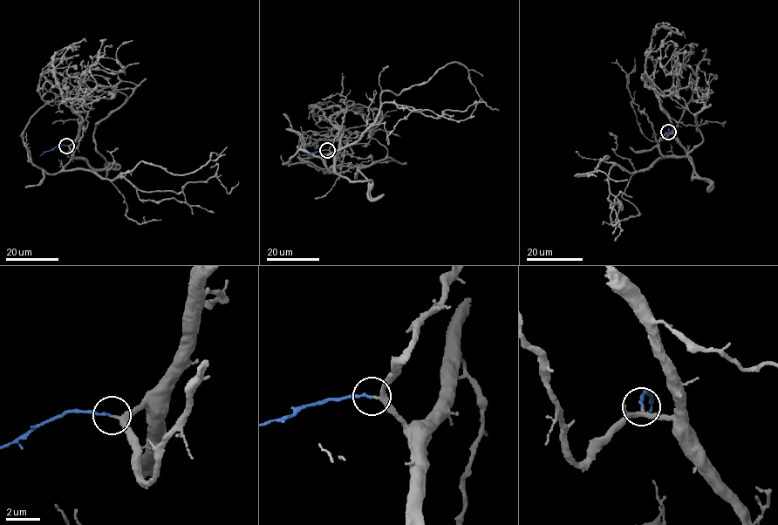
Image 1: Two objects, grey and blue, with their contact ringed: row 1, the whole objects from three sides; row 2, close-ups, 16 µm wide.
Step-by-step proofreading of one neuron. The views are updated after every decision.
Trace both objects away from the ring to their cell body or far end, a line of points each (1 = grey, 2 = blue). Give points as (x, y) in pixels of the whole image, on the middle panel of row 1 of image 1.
1: (327, 150), (332, 173), (325, 158), (371, 126), (382, 92), (398, 94), (450, 63), (467, 70), (486, 104)
2: (327, 150), (300, 155)

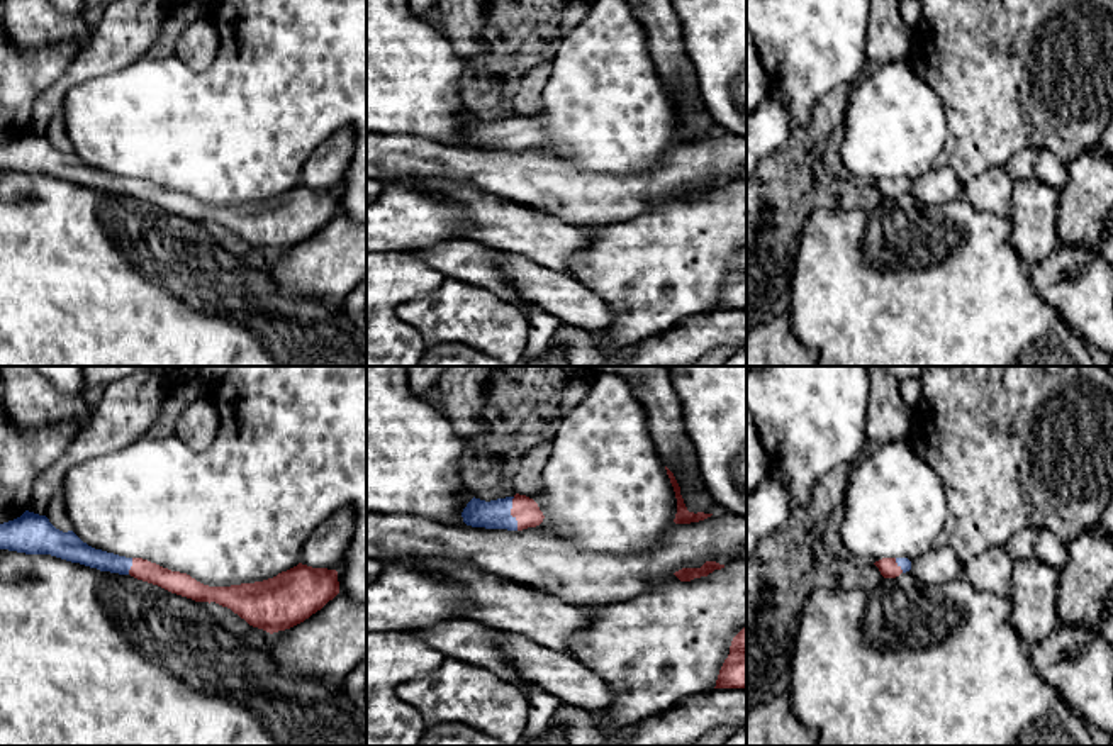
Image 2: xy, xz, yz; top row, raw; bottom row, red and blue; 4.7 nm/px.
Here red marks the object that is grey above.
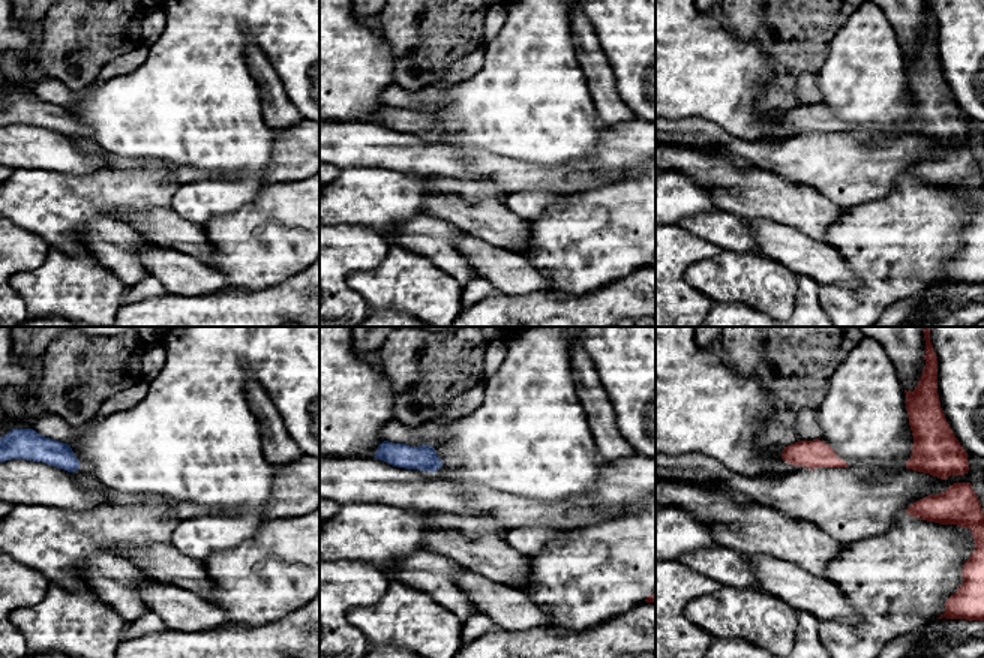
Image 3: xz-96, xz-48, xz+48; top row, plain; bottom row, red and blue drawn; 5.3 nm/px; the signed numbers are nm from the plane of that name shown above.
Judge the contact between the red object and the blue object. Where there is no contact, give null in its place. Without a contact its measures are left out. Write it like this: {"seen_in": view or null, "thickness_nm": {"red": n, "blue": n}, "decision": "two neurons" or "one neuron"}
{"seen_in": "xz", "thickness_nm": {"red": 120, "blue": 140}, "decision": "one neuron"}

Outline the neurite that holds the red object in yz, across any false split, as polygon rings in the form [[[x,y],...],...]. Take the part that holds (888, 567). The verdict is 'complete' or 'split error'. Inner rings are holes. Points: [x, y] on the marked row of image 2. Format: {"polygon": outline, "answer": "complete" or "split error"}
{"polygon": [[[882,558],[874,563],[884,578],[896,578],[911,570],[908,558]]], "answer": "split error"}

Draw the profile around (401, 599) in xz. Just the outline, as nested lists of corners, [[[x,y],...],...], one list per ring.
[[[387,565],[377,580],[366,583],[366,631],[412,631],[461,619],[467,609],[465,587],[436,573],[416,571],[405,565]]]

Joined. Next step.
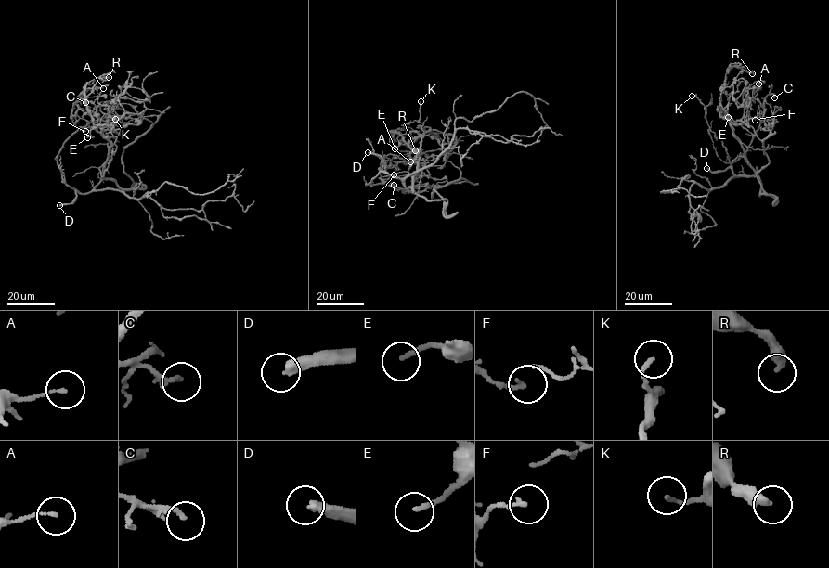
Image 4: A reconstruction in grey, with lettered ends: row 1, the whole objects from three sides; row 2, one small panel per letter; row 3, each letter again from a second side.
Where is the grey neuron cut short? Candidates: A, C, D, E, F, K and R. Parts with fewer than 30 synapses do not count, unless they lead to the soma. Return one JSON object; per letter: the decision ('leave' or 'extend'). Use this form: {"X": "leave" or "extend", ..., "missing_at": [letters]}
{"A": "leave", "C": "leave", "D": "extend", "E": "extend", "F": "leave", "K": "leave", "R": "leave", "missing_at": ["D", "E"]}

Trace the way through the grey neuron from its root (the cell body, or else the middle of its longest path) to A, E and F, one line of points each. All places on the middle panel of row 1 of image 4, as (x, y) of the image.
A: (410, 175), (404, 183), (411, 192), (419, 159), (415, 151), (407, 160), (393, 157), (390, 163), (410, 161)
E: (410, 175), (406, 178), (404, 183), (411, 192), (419, 157), (401, 135), (397, 137), (398, 145), (395, 148)
F: (410, 175), (399, 178), (381, 172), (367, 184), (386, 183), (383, 180), (394, 174)

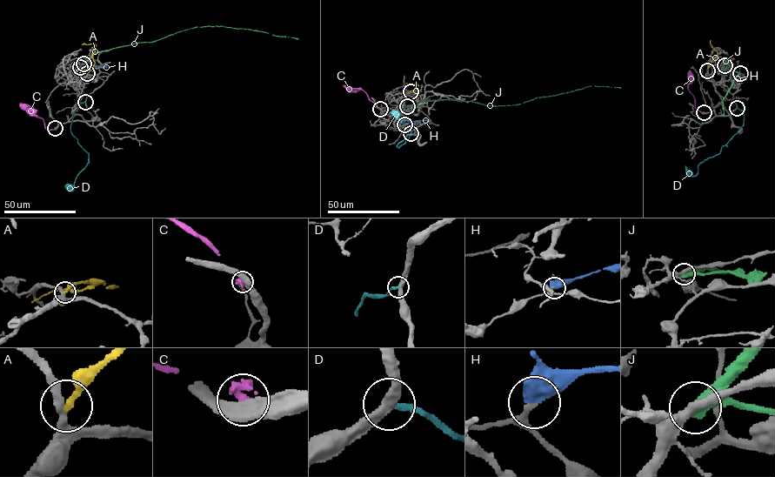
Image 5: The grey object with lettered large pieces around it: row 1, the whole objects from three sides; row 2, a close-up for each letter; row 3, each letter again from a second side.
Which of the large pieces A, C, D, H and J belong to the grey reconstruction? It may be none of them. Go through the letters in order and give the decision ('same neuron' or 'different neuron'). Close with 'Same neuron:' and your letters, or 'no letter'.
A: different neuron
C: different neuron
D: different neuron
H: same neuron
J: different neuron
Same neuron: H

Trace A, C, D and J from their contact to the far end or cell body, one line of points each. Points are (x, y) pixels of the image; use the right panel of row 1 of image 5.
A: (707, 70), (718, 54), (710, 41)
C: (703, 112), (696, 108), (693, 96), (688, 89), (690, 70)
D: (737, 108), (743, 110), (743, 126), (718, 154), (700, 163), (694, 175), (684, 166)
J: (724, 65), (724, 59), (730, 70), (739, 74), (734, 77), (723, 99), (724, 116)

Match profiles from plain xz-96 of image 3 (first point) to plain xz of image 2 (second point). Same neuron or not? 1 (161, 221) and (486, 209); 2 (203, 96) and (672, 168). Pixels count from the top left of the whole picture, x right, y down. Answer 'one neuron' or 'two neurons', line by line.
1: one neuron
2: two neurons

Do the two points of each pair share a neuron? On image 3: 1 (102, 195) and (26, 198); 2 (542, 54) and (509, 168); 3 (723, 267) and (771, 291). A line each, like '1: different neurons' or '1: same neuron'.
1: same neuron
2: different neurons
3: same neuron

